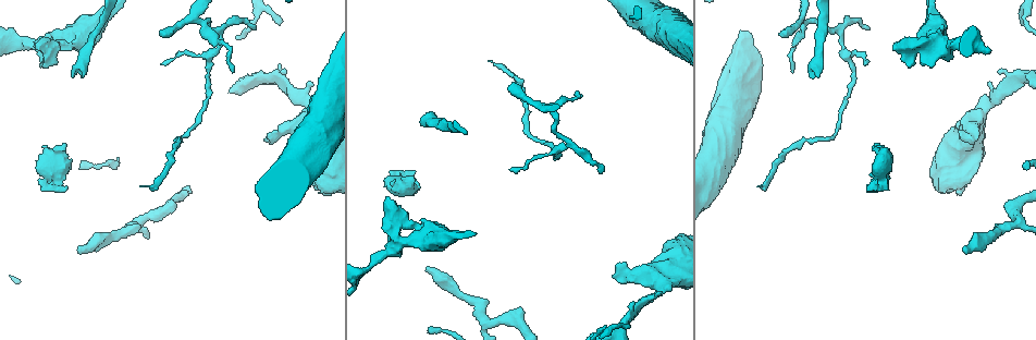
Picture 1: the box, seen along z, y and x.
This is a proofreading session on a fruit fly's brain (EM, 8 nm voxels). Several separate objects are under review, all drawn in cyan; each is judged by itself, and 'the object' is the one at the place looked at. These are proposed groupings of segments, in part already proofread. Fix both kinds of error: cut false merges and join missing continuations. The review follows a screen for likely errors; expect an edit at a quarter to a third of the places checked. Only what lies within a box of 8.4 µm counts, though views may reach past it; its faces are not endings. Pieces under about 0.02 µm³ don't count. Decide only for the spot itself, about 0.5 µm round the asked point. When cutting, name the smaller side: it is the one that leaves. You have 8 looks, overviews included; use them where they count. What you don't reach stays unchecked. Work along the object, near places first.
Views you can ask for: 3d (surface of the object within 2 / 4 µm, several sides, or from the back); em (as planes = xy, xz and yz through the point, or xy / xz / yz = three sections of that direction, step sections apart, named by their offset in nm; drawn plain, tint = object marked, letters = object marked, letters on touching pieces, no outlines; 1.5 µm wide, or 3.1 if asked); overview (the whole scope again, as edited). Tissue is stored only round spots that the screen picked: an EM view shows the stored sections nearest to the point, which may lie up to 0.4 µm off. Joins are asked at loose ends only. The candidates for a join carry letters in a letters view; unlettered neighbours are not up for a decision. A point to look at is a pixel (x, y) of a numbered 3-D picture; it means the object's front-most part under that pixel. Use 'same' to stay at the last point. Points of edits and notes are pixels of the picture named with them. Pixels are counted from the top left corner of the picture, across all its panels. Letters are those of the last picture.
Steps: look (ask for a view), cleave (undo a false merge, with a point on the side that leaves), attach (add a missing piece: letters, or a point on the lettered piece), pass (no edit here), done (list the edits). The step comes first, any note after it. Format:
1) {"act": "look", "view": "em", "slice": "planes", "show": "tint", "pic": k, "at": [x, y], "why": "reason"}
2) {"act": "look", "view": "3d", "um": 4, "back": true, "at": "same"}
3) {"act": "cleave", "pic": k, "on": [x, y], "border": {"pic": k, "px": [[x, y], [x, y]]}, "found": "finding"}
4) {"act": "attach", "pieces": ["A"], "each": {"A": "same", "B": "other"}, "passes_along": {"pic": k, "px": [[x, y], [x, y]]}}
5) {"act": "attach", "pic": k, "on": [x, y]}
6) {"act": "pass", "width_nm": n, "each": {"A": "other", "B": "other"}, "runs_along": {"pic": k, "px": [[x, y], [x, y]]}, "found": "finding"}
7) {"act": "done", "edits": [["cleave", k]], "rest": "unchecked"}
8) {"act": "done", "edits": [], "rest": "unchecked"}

{"act": "look", "view": "3d", "um": 2, "pic": 1, "at": [937, 39], "why": "two arms in line, one across"}

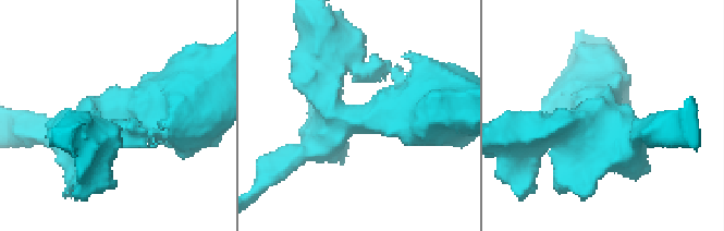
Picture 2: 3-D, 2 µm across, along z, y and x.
{"act": "look", "view": "em", "slice": "planes", "show": "plain", "pic": 2, "at": [605, 118], "why": "need the tissue"}

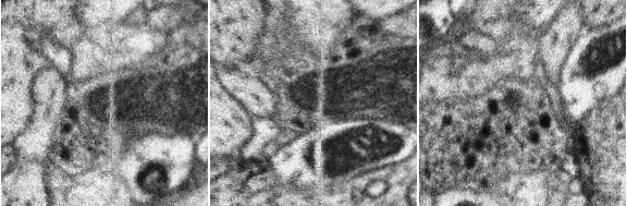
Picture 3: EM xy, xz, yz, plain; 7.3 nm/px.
{"act": "look", "view": "em", "slice": "planes", "show": "letters", "at": "same"}

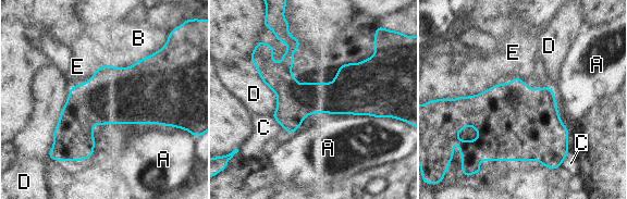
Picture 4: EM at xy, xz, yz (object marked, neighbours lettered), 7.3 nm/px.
{"act": "pass", "each": {"A": "other", "B": "other", "C": "other", "D": "other", "E": "other"}, "border": {"pic": 4, "px": [[309, 114], [351, 113], [388, 117]]}, "found": "continuous, no second neuron"}

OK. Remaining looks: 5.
{"act": "look", "view": "em", "slice": "planes", "show": "tint", "pic": 1, "at": [253, 25], "why": "free end"}

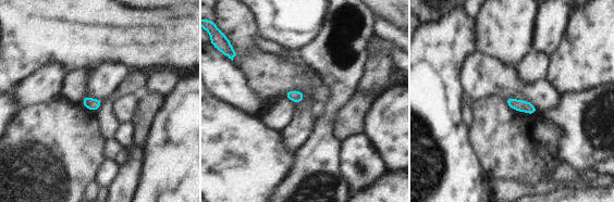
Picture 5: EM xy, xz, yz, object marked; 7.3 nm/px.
{"act": "look", "view": "em", "slice": "planes", "show": "letters", "at": "same", "why": "what lies round it"}

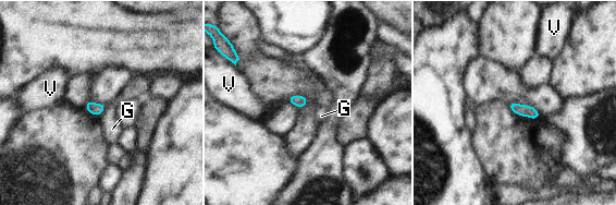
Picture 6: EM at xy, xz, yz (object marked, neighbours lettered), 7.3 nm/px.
{"act": "pass", "width_nm": 90, "each": {"G": "other", "V": "other"}, "border": {"pic": 6, "px": [[106, 105], [106, 108], [98, 116]]}, "found": "no lettered piece goes on from it"}

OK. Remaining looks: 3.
{"act": "look", "view": "em", "slice": "planes", "show": "letters", "pic": 1, "at": [760, 187], "why": "tapers out"}

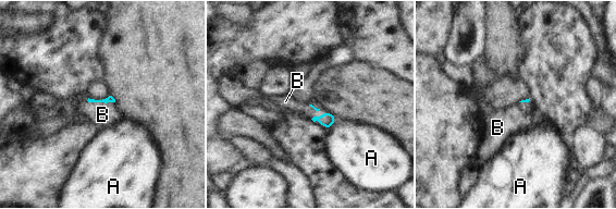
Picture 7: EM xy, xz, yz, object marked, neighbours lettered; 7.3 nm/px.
{"act": "attach", "pieces": ["B"], "longest_contact_nm": ["B", 220], "each": {"A": "other", "B": "same"}, "passes_along": {"pic": 7, "px": [[110, 99], [100, 101], [102, 114]]}, "found": "the neuron continues"}

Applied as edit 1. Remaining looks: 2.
{"act": "done", "edits": [["attach", 7]], "rest": "unchecked"}

